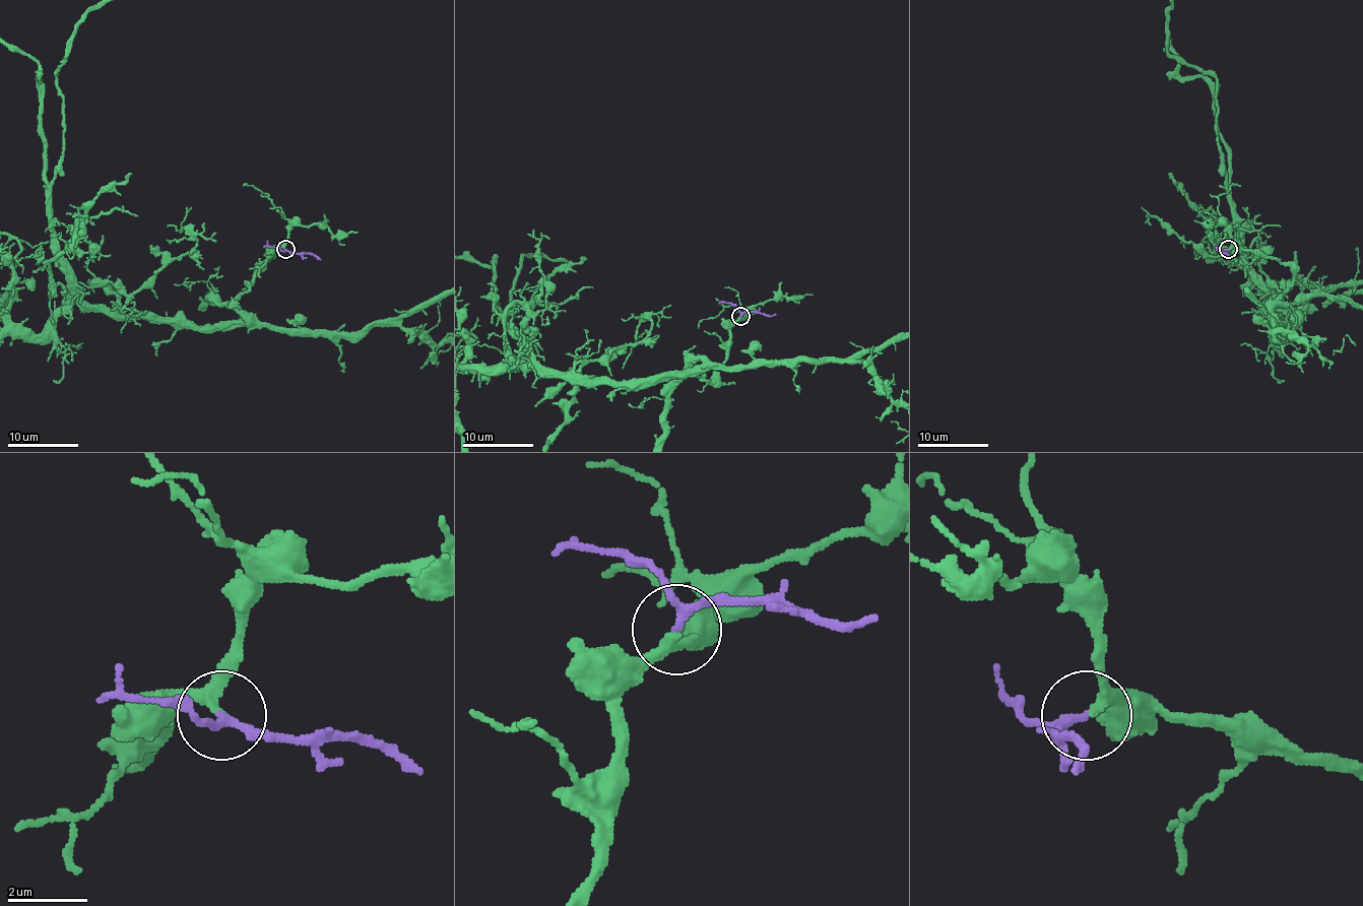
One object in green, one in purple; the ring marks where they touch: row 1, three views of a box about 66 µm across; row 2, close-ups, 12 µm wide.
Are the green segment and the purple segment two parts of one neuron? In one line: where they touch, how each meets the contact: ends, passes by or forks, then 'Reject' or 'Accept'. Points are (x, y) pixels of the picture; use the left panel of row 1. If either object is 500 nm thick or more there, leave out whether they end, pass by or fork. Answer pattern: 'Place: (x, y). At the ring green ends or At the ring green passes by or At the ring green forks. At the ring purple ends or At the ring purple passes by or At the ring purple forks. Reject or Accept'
Place: (285, 249). At the ring green passes by. At the ring purple passes by. Accept

